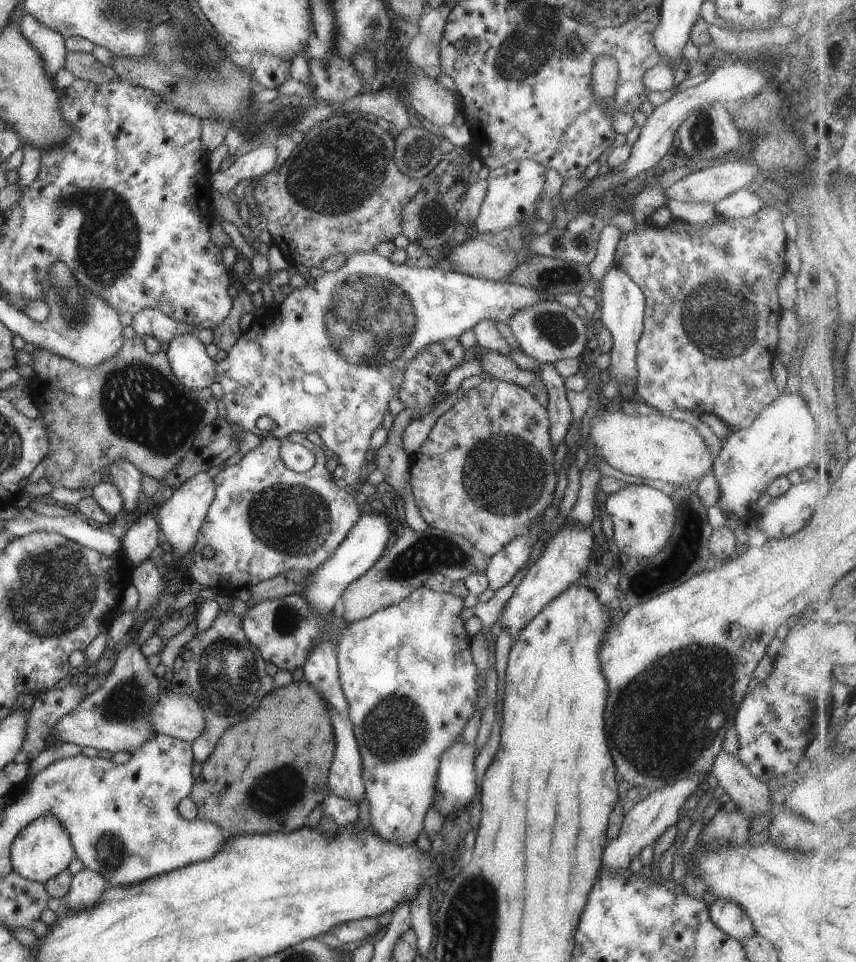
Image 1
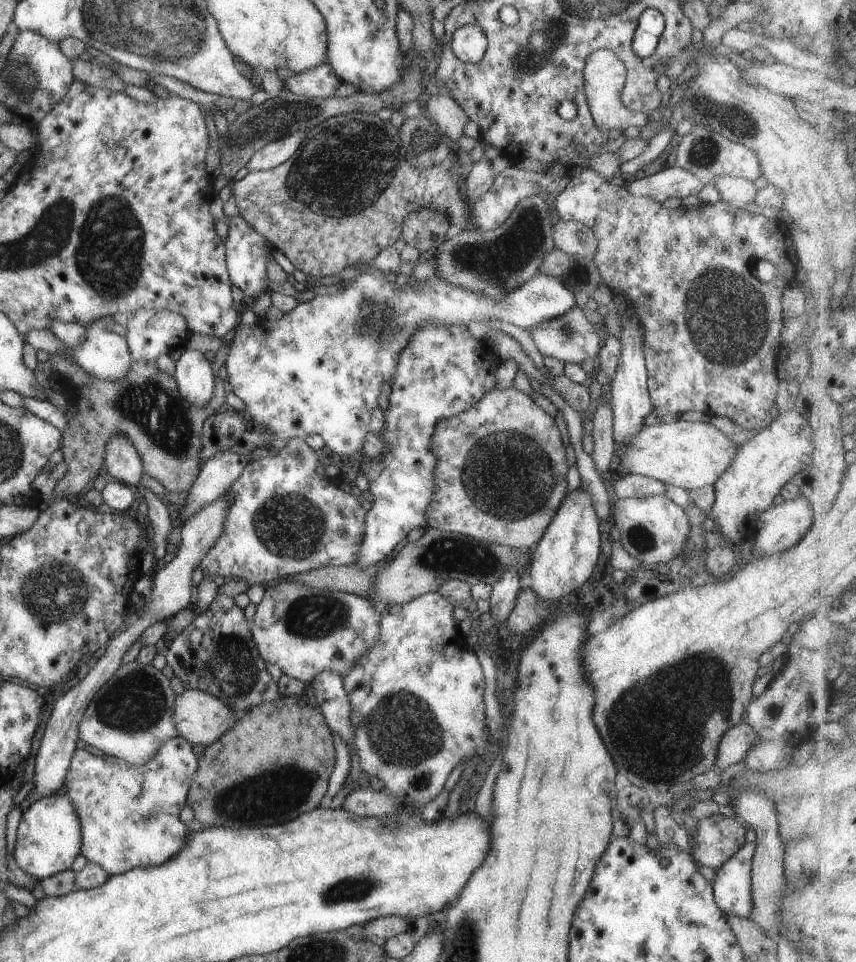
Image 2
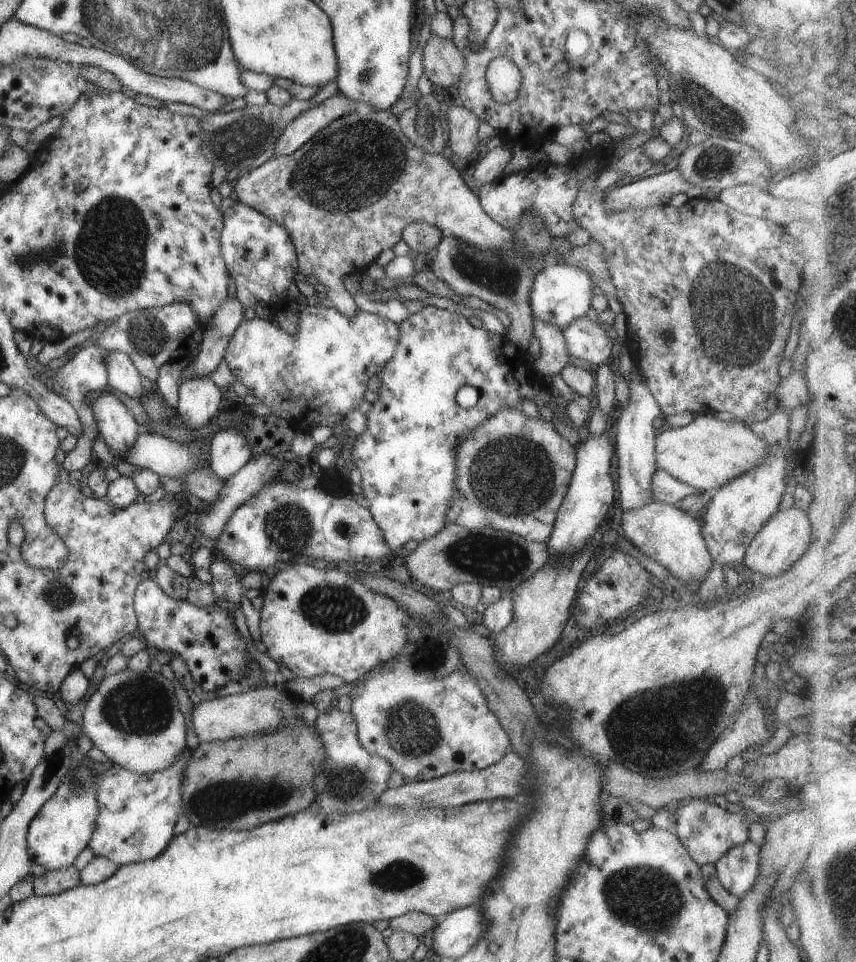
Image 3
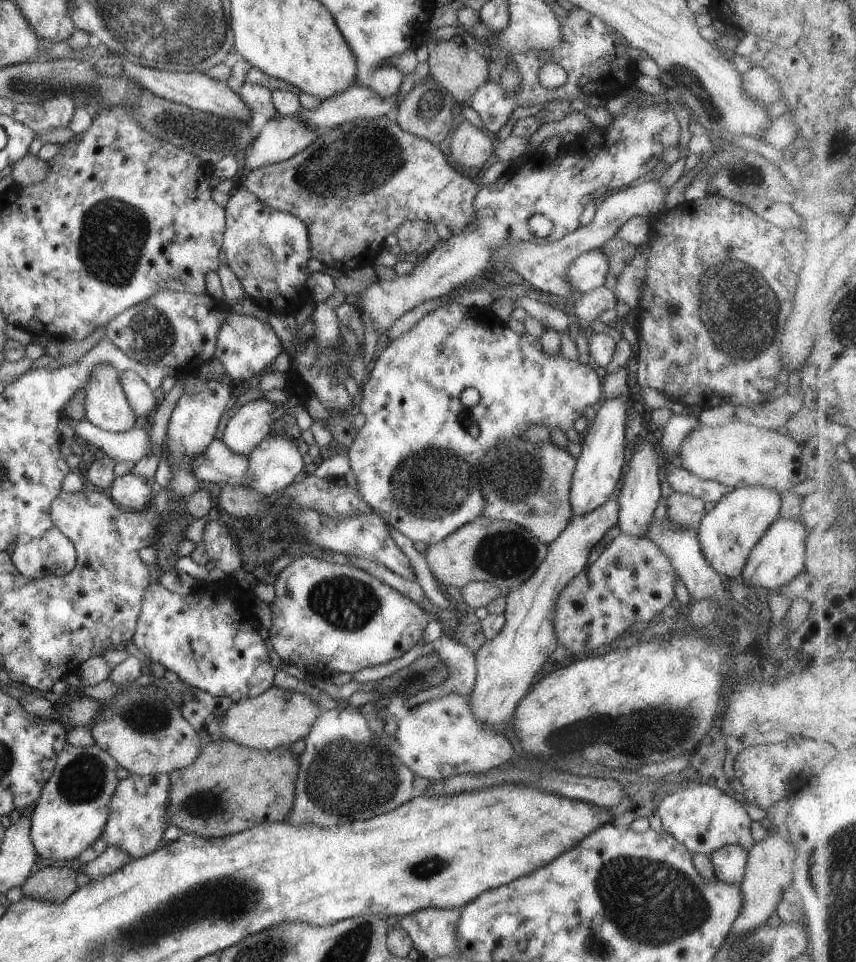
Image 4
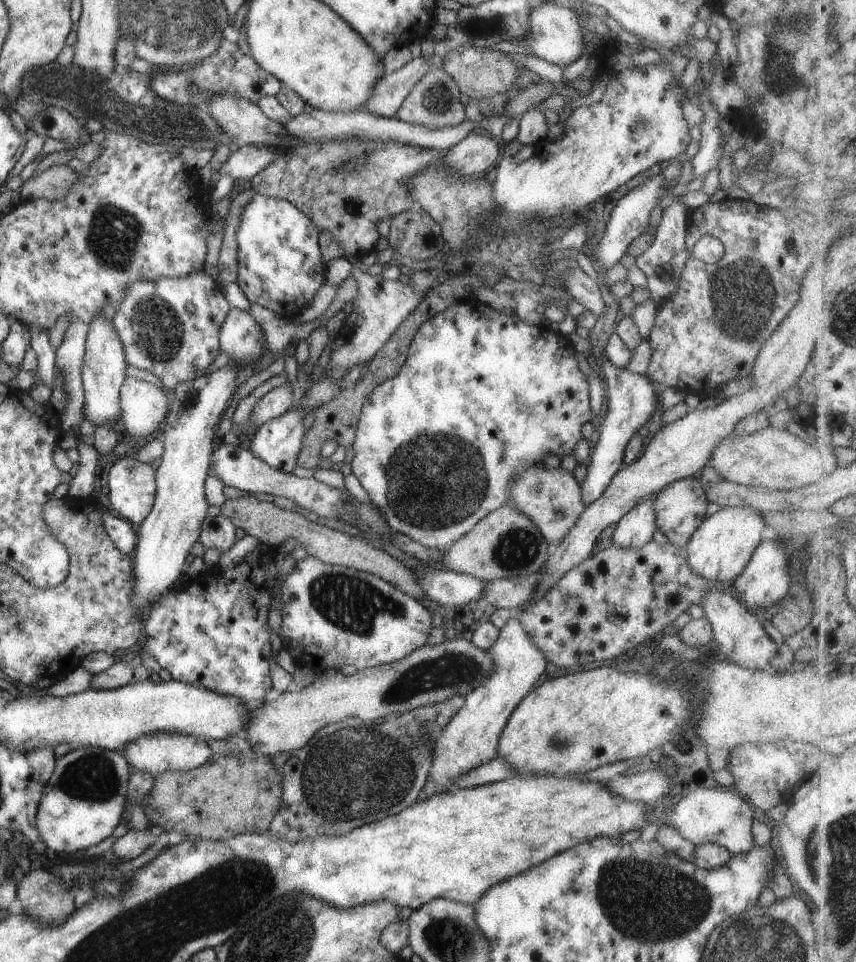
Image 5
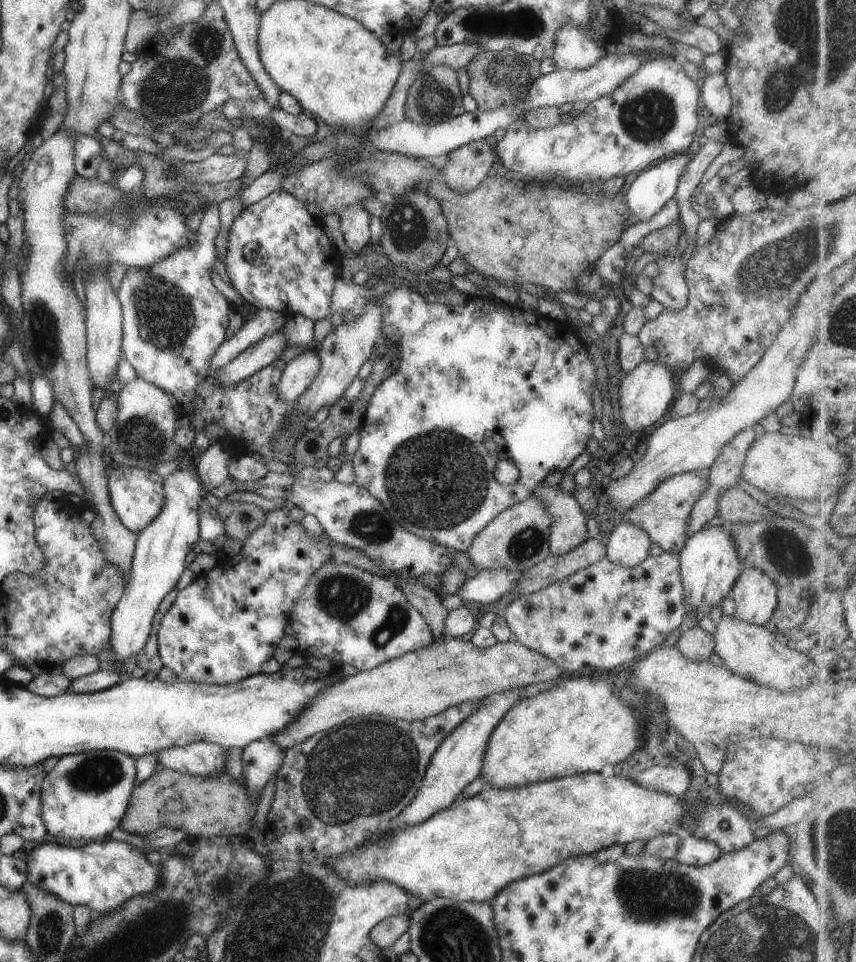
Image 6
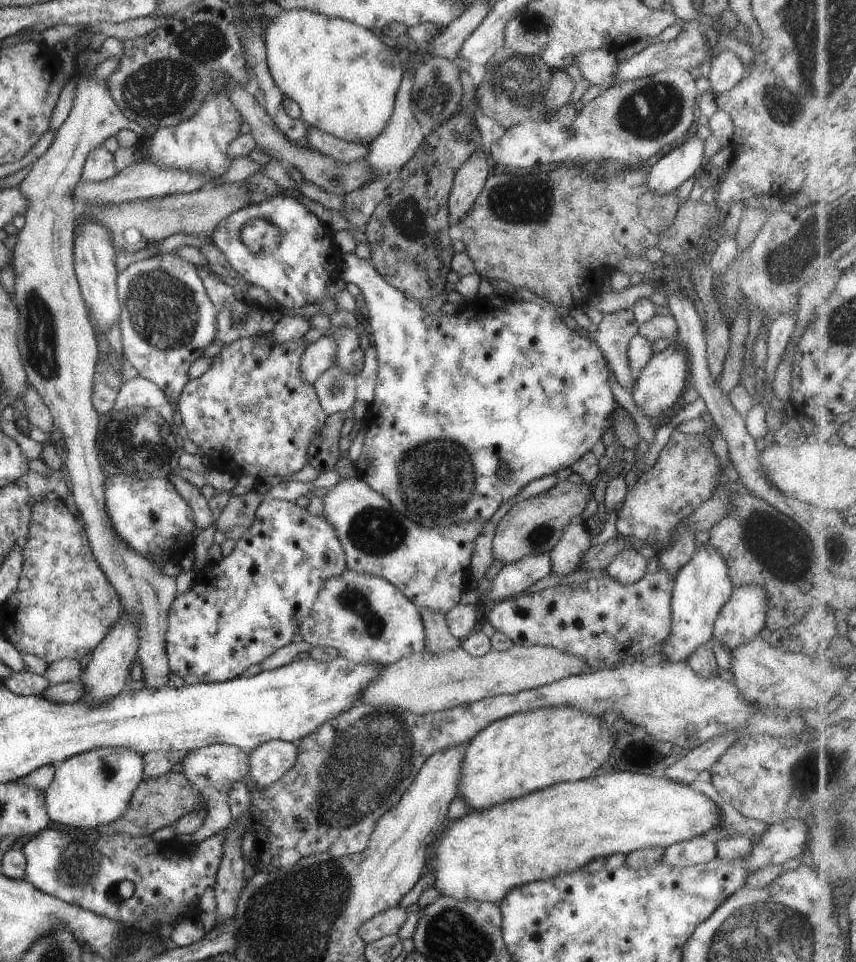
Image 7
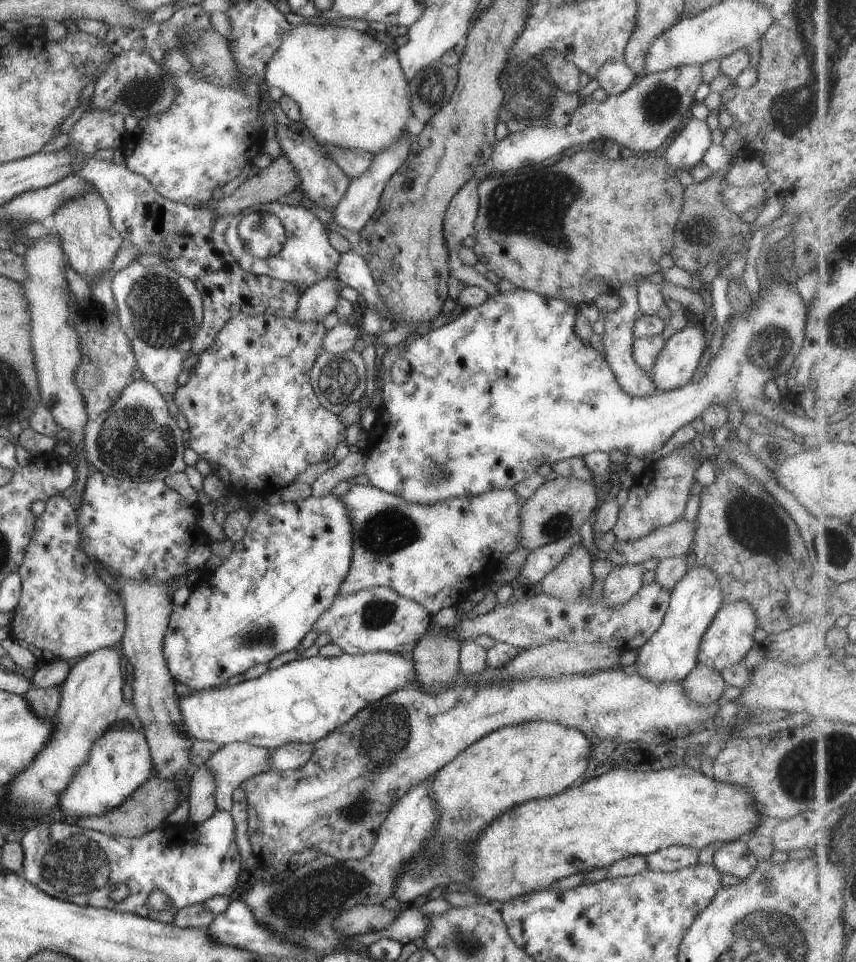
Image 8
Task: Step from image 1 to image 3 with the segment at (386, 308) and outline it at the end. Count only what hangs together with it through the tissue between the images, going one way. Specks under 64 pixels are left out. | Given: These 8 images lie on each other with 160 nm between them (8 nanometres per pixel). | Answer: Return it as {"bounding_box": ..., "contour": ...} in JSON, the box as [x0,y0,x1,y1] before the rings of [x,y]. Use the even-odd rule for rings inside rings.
{"bounding_box":[222,263,592,433],"contour":[[[553,263],[534,274],[530,290],[529,306],[532,320],[539,319],[559,328],[569,326],[575,319],[586,316],[592,297],[589,273],[581,267],[565,263]],[[306,305],[298,314],[297,331],[295,334],[293,334],[293,336],[290,336],[289,334],[286,334],[280,330],[274,330],[273,327],[268,323],[267,319],[254,317],[253,319],[245,320],[242,318],[235,327],[229,342],[226,344],[222,357],[236,380],[247,386],[249,389],[249,394],[252,394],[261,400],[261,402],[263,402],[262,404],[271,406],[273,409],[273,415],[277,415],[283,420],[287,421],[295,433],[309,433],[311,428],[315,427],[316,424],[330,427],[332,433],[341,433],[341,430],[345,428],[340,423],[340,418],[344,414],[347,414],[347,411],[352,411],[353,409],[358,408],[357,406],[359,402],[363,400],[363,391],[367,389],[365,382],[367,382],[369,376],[375,376],[376,372],[387,362],[387,360],[389,360],[389,357],[395,350],[398,336],[399,329],[397,323],[393,323],[392,321],[386,319],[383,320],[383,318],[374,313],[366,313],[365,311],[360,311],[357,308],[356,313],[350,319],[348,319],[334,308]]]}

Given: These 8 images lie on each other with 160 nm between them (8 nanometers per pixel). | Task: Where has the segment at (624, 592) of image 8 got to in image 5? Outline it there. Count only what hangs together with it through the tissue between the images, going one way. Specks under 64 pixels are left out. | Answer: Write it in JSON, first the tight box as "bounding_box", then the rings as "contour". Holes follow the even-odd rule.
{"bounding_box":[612,495,656,549],"contour":[[[649,495],[640,500],[619,518],[612,532],[613,547],[636,549],[652,540],[651,535],[656,530],[652,505],[654,496]]]}

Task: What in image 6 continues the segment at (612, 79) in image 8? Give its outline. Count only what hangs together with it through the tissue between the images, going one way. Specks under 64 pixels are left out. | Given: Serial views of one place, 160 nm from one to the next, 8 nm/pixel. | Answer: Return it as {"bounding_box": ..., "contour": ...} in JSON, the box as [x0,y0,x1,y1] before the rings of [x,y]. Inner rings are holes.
{"bounding_box":[551,24,604,69],"contour":[[[564,24],[557,29],[551,58],[557,69],[586,69],[603,55],[604,47],[597,46],[576,26]]]}

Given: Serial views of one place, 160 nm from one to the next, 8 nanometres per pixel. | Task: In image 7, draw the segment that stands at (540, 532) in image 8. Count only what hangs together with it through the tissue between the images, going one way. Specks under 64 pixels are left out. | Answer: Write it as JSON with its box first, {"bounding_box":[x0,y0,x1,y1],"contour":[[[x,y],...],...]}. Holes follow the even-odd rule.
{"bounding_box":[493,479,591,564],"contour":[[[575,479],[558,480],[551,488],[513,504],[494,526],[493,559],[505,564],[527,555],[549,552],[561,538],[571,518],[582,512],[591,496],[585,483]]]}

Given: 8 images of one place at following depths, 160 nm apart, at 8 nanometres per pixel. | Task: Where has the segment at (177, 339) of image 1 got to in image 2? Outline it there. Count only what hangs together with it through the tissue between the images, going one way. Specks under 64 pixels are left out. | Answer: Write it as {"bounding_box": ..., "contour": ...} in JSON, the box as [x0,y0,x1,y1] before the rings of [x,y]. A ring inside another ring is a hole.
{"bounding_box":[173,350,214,407],"contour":[[[185,350],[175,361],[173,376],[179,394],[195,407],[203,407],[214,391],[213,368],[200,351]]]}

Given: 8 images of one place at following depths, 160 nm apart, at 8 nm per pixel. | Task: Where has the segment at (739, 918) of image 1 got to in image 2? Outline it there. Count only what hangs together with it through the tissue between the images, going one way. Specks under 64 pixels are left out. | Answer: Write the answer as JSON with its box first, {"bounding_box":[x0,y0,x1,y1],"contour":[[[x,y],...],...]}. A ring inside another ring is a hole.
{"bounding_box":[712,843,754,918],"contour":[[[744,843],[715,869],[712,900],[723,916],[750,918],[750,864],[753,853],[754,844]]]}

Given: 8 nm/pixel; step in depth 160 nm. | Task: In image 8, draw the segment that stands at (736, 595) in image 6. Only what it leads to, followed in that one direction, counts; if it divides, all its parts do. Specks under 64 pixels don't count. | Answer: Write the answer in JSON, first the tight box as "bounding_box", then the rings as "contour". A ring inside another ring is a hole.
{"bounding_box":[696,601,756,672],"contour":[[[735,601],[722,606],[711,619],[709,626],[698,642],[696,659],[706,667],[719,672],[731,665],[741,664],[747,651],[753,648],[752,634],[755,630],[756,618],[752,607],[747,603]]]}

